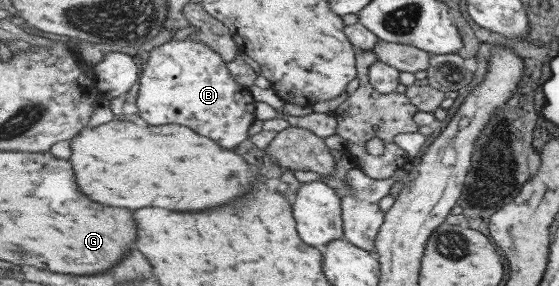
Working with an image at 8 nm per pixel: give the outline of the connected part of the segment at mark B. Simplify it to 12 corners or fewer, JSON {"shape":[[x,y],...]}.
{"shape":[[196,37],[149,53],[140,121],[224,148],[250,139],[257,100]]}

